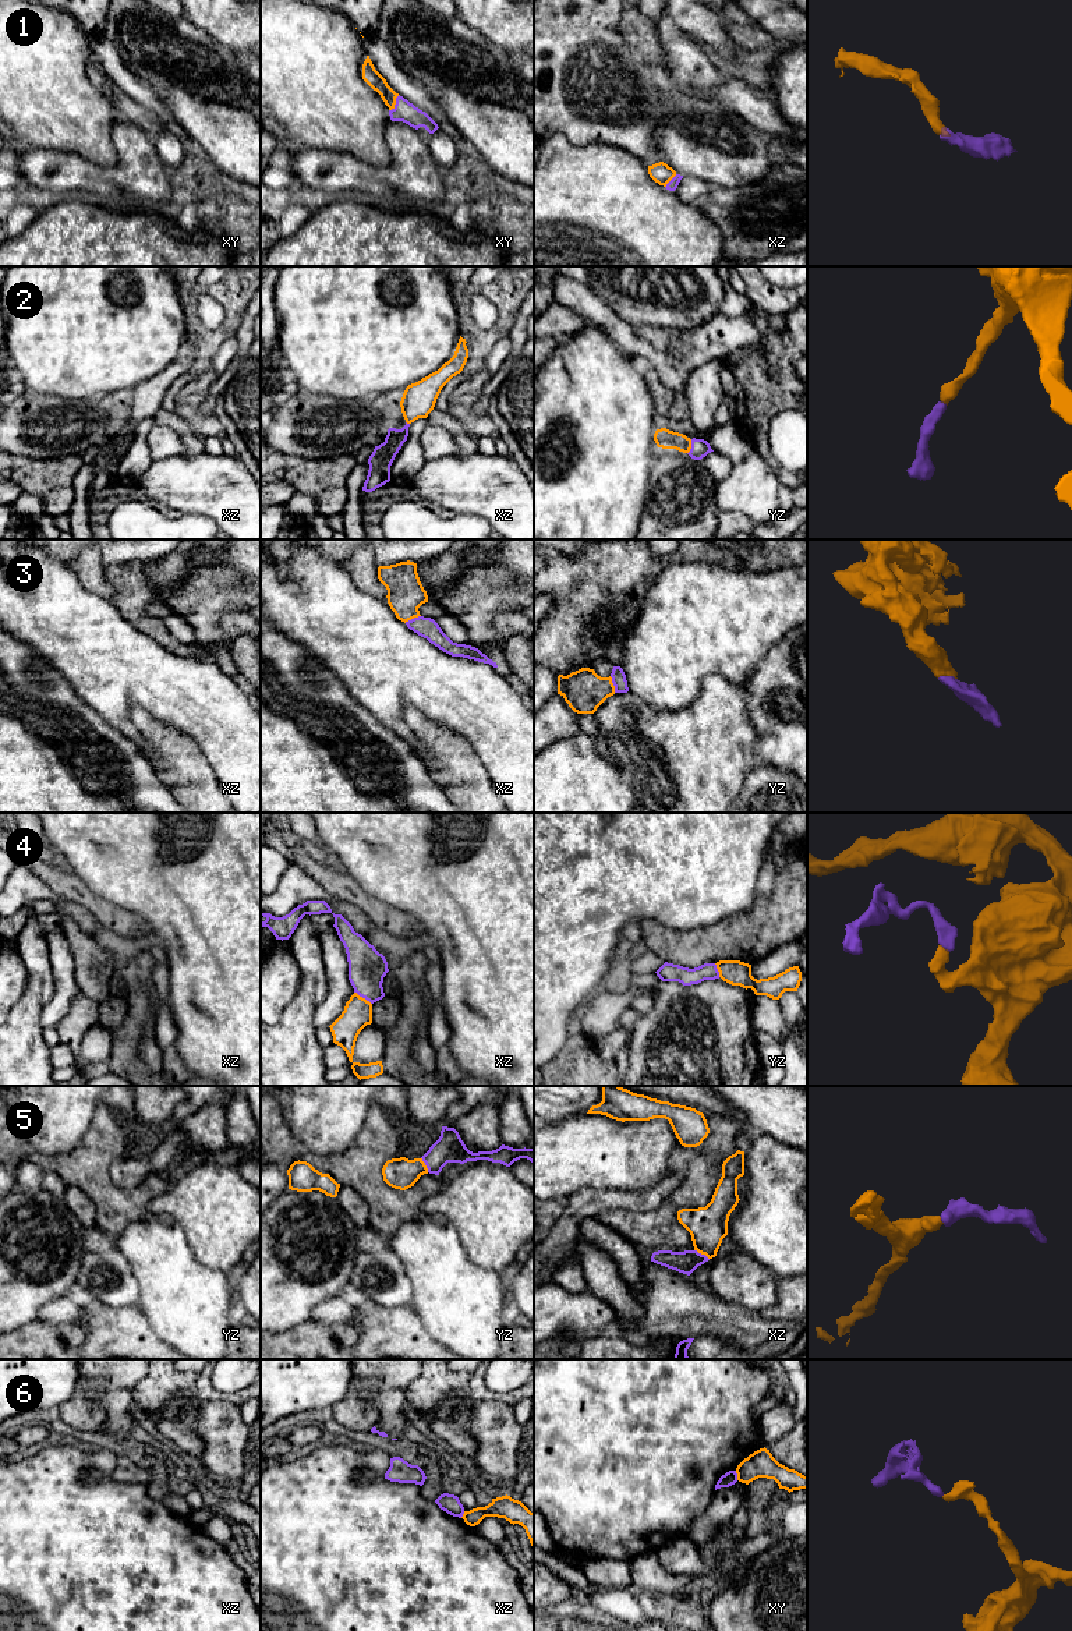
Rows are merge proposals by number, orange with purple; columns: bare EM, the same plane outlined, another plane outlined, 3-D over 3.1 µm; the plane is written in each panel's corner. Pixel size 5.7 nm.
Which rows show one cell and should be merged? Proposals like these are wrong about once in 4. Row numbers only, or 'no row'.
1, 2, 3, 5

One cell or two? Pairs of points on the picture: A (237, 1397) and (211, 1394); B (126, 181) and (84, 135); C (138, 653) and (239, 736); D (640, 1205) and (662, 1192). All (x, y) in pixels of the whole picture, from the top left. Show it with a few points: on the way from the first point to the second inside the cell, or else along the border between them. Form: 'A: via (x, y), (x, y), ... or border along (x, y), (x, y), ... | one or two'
A: via (230, 1397), (218, 1396) | one
B: border along (112, 133), (117, 162), (109, 166), (88, 162) | two
C: via (163, 678), (176, 690), (200, 699), (213, 713) | one
D: via (646, 1200), (657, 1193) | one

